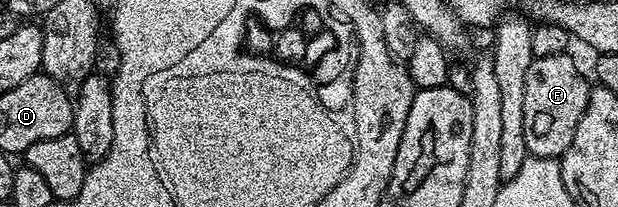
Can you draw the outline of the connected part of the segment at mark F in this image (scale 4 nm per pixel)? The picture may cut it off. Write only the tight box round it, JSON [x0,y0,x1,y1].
[522,53,590,159]

